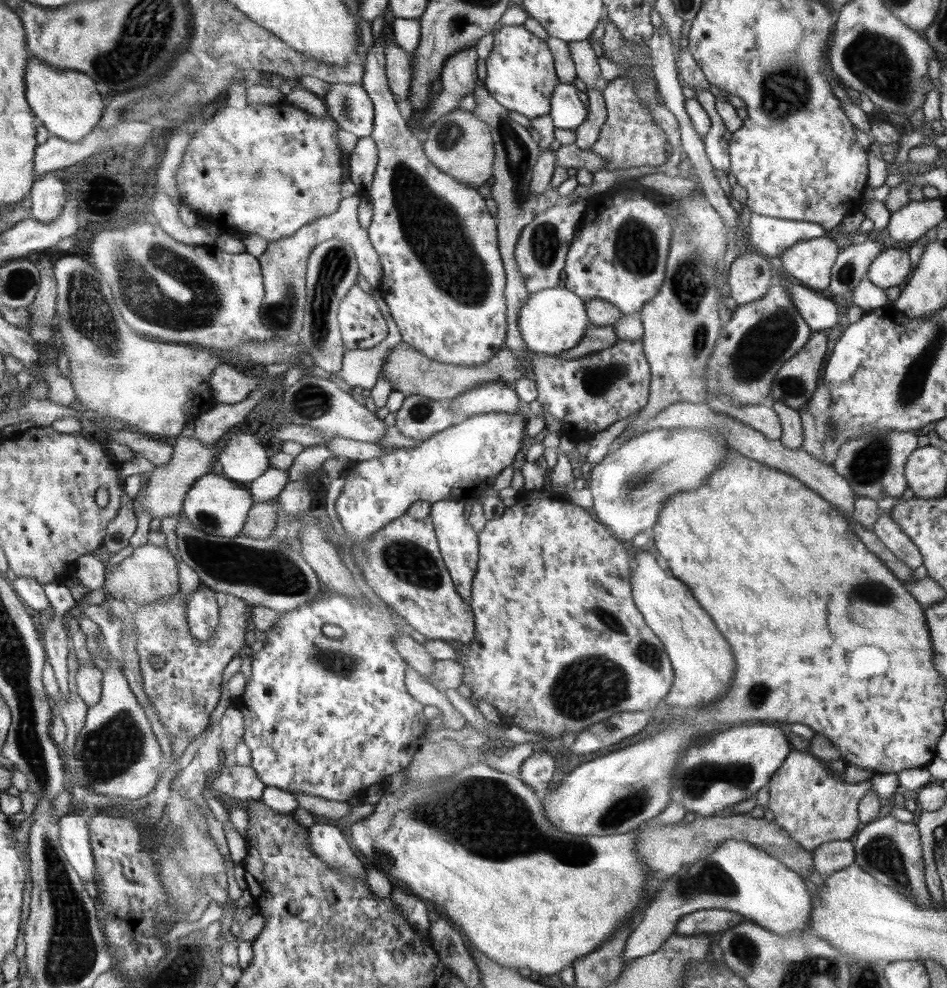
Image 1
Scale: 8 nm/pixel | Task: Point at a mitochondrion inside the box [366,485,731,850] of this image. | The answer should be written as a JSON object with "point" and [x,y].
{"point":[591,686]}

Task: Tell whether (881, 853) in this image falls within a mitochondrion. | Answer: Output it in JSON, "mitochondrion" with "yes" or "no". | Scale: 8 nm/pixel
{"mitochondrion":"yes"}

